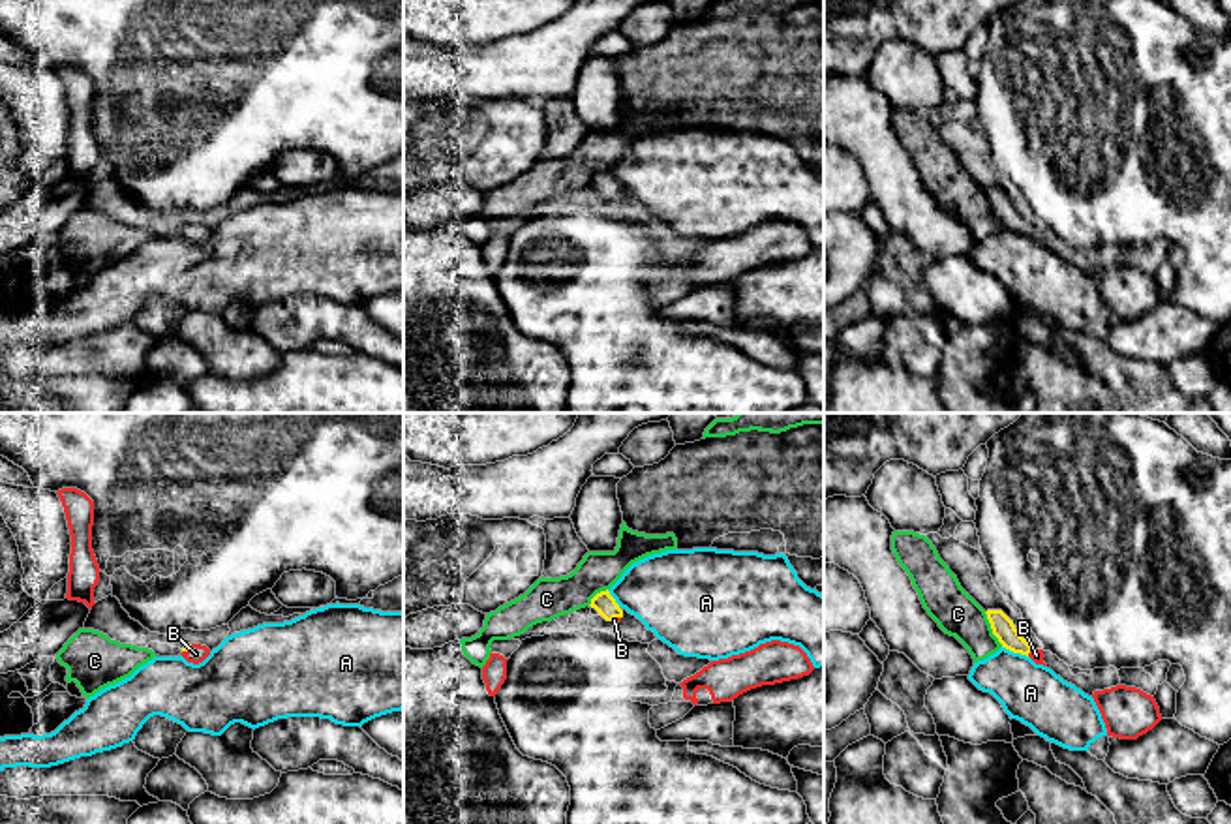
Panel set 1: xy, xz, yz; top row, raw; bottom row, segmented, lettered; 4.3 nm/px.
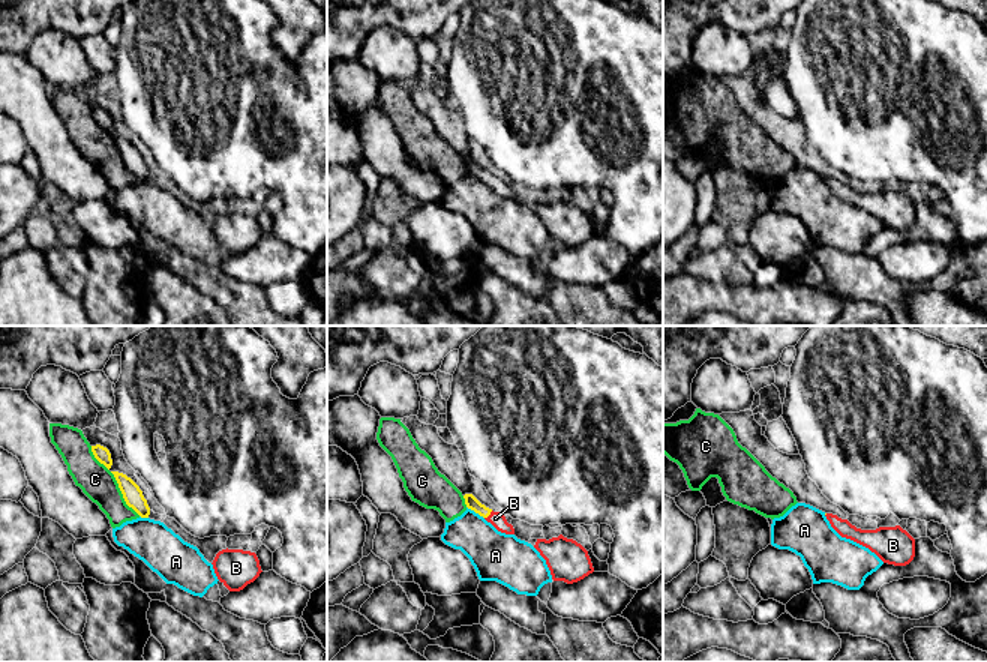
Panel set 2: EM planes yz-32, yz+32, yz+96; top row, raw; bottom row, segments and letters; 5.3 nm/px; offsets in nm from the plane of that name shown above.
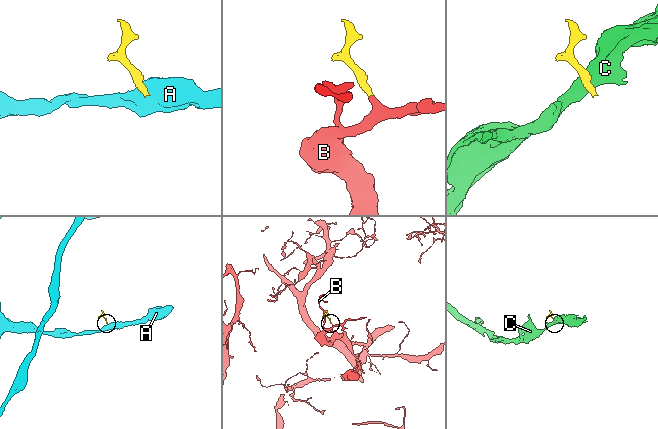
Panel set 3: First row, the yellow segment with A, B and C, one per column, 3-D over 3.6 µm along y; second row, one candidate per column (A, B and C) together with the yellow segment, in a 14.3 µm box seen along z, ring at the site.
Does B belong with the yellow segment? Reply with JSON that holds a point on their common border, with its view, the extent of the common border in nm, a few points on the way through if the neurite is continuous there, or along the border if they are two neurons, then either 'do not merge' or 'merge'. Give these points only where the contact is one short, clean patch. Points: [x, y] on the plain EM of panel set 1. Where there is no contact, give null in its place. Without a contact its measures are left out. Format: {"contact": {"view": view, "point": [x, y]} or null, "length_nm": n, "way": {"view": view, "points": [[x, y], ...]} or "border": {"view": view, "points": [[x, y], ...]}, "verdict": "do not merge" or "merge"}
{"contact": {"view": "xy", "point": [186, 229]}, "length_nm": 60, "way": {"view": "xy", "points": [[186, 226], [186, 229], [196, 233]]}, "verdict": "merge"}

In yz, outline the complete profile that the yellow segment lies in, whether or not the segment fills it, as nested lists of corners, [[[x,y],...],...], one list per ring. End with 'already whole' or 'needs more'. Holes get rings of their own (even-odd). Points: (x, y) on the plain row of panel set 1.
[[[987,190],[993,214],[1002,227],[1030,237],[1036,244],[1043,244],[1043,229],[1034,229],[1015,208],[1013,201],[1002,190]]]; needs more

